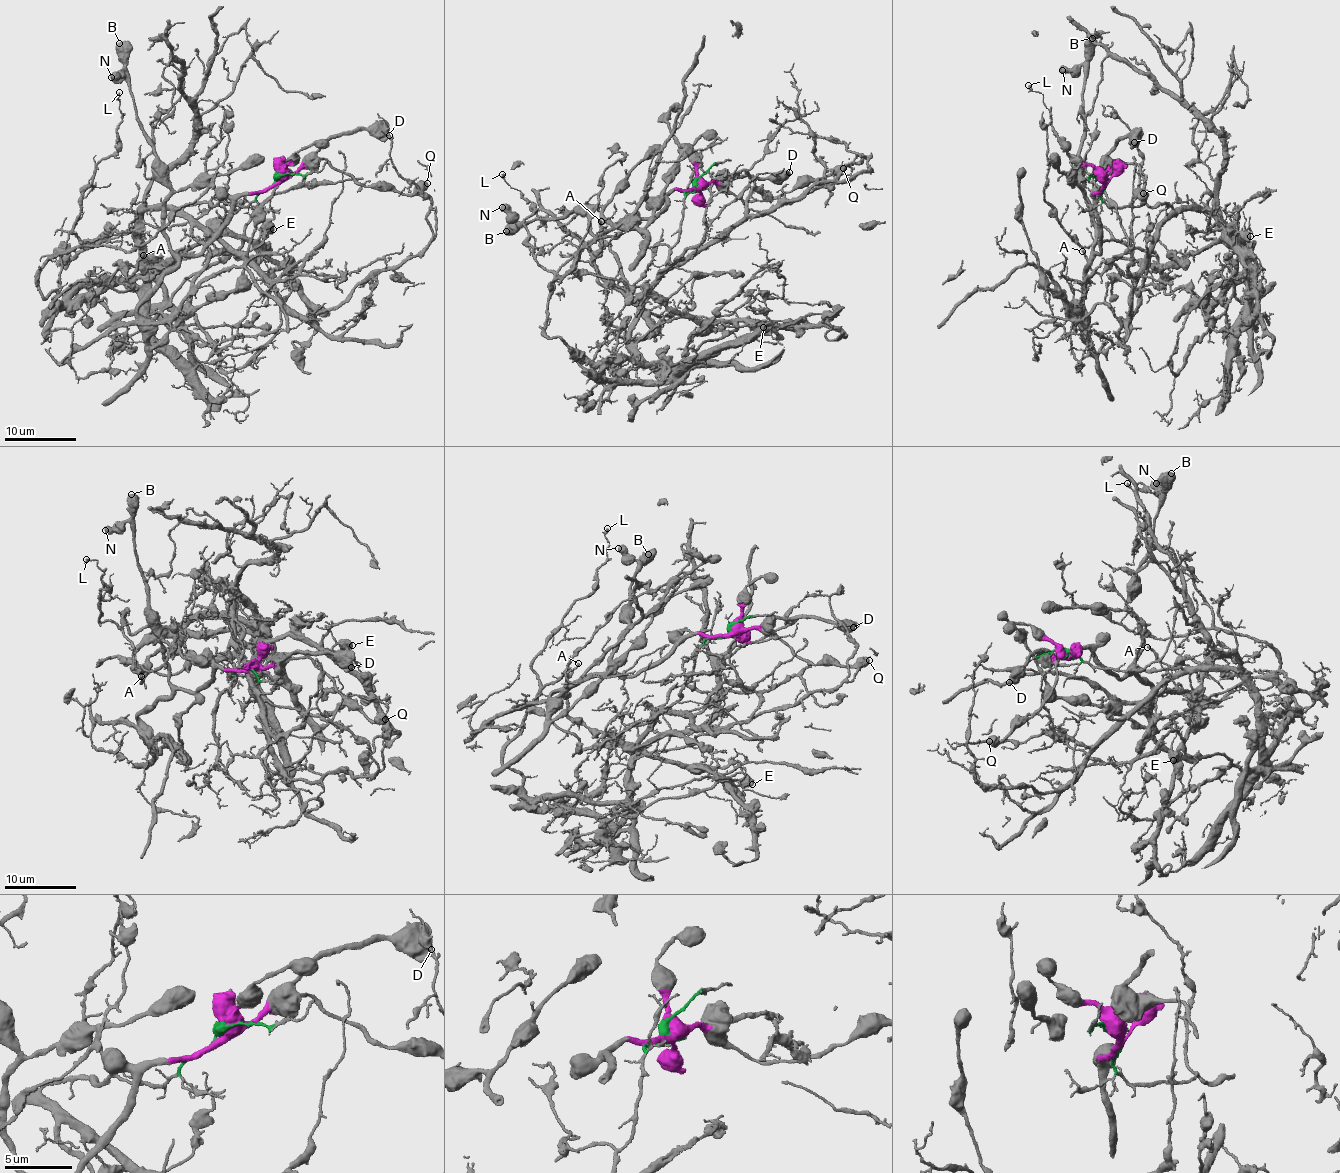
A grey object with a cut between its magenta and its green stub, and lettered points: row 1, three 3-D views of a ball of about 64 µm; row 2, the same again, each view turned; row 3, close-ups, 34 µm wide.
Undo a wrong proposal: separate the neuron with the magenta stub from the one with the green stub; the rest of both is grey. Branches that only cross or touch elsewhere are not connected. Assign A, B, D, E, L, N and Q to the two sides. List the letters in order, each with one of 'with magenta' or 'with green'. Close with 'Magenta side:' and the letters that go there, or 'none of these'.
A: with green
B: with magenta
D: with magenta
E: with green
L: with green
N: with magenta
Q: with magenta
Magenta side: B, D, N, Q

